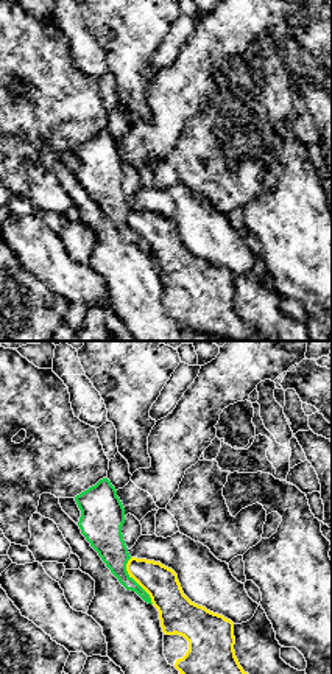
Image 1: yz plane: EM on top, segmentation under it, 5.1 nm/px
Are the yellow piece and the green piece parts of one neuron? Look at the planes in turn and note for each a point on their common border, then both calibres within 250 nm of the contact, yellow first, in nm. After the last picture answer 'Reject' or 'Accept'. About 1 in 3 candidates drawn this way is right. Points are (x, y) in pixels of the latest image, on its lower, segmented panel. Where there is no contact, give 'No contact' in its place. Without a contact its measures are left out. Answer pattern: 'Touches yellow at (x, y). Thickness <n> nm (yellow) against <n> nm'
Touches yellow at (134, 579). Thickness 180 nm (yellow) against 160 nm

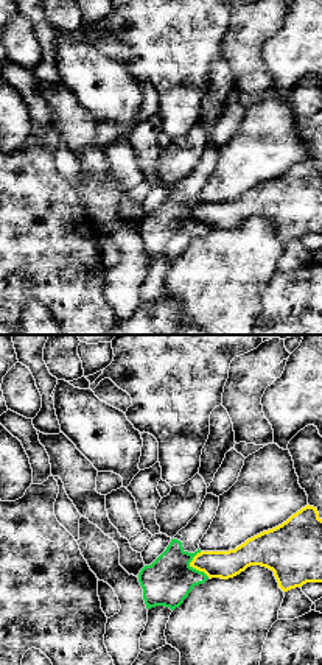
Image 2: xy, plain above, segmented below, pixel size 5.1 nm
Touches yellow at (193, 567). Thickness 140 nm (yellow) against 240 nm

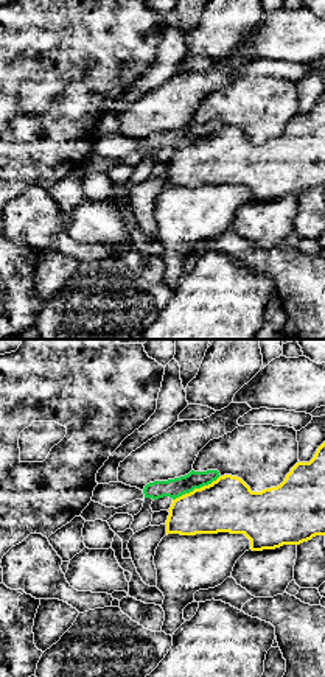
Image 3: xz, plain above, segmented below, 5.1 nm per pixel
Touches yellow at (196, 489). Thickness 280 nm (yellow) against 100 nm

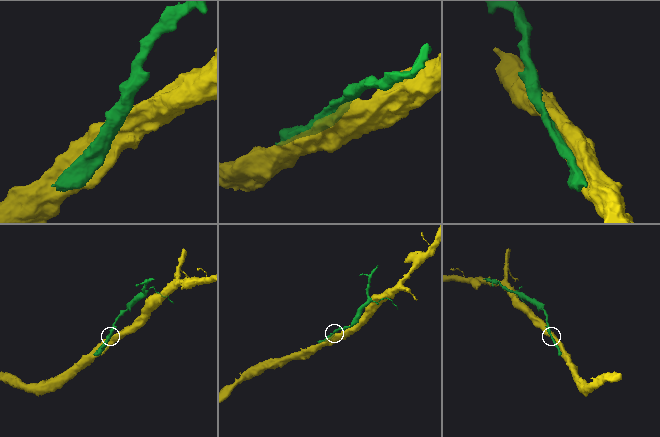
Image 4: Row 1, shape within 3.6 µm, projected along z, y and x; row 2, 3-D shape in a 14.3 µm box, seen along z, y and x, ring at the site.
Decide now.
Reject

